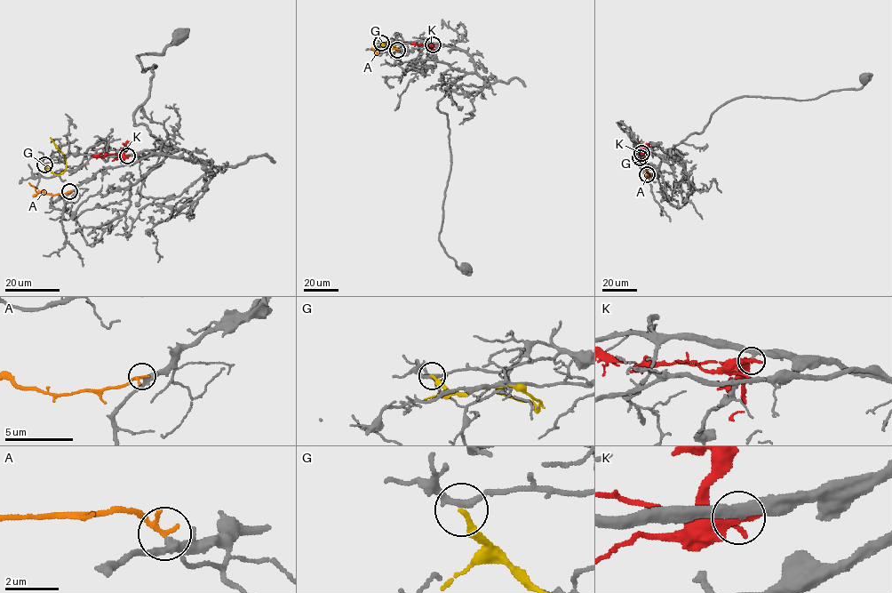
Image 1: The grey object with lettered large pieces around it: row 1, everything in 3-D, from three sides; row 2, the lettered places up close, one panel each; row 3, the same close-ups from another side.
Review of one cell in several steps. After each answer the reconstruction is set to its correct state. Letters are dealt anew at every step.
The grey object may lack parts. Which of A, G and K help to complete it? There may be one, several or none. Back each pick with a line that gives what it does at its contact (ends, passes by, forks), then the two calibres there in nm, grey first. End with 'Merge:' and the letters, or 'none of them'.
A: it ends | 300/220 nm
Merge: A

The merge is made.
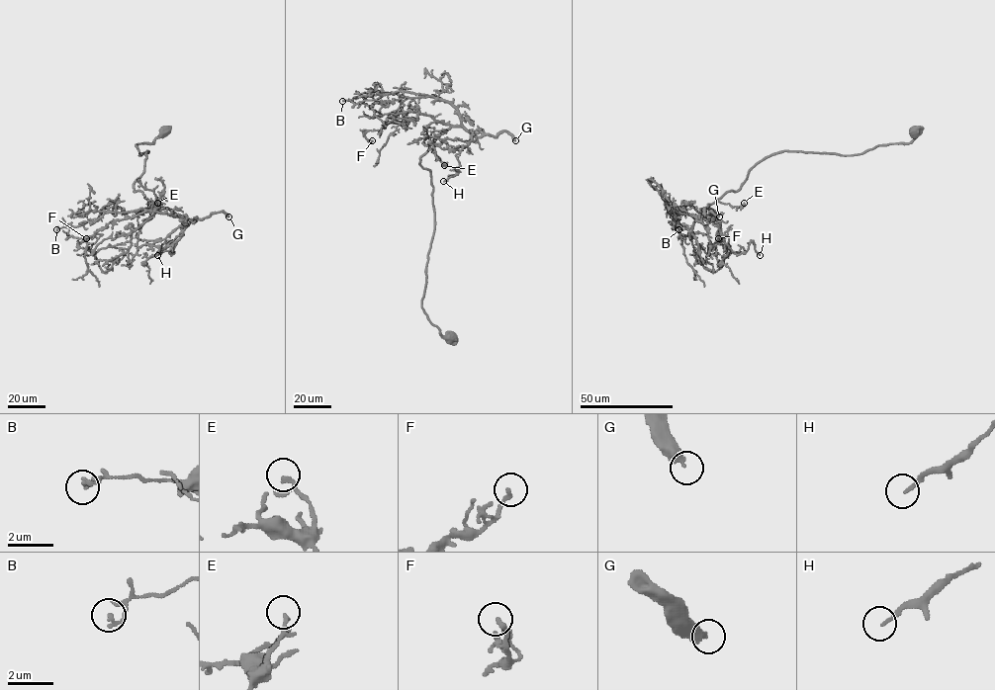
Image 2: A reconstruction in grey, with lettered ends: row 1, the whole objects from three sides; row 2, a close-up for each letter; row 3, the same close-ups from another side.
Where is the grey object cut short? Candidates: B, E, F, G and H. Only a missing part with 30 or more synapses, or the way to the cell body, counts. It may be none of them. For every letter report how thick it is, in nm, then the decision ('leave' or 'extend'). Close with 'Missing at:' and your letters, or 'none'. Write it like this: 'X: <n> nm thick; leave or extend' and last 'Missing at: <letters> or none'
B: 170 nm thick; leave
E: 110 nm thick; leave
F: 180 nm thick; leave
G: 400 nm thick; extend
H: 130 nm thick; leave
Missing at: G

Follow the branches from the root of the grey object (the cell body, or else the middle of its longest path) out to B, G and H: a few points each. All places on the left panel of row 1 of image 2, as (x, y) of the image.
B: (164, 131), (135, 145), (148, 151), (134, 188), (174, 216), (106, 212), (56, 229)
G: (164, 131), (153, 142), (135, 145), (139, 155), (148, 151), (134, 191), (188, 219), (221, 212), (228, 216)
H: (164, 131), (135, 145), (148, 151), (134, 191), (186, 215), (173, 253), (171, 240), (157, 255)

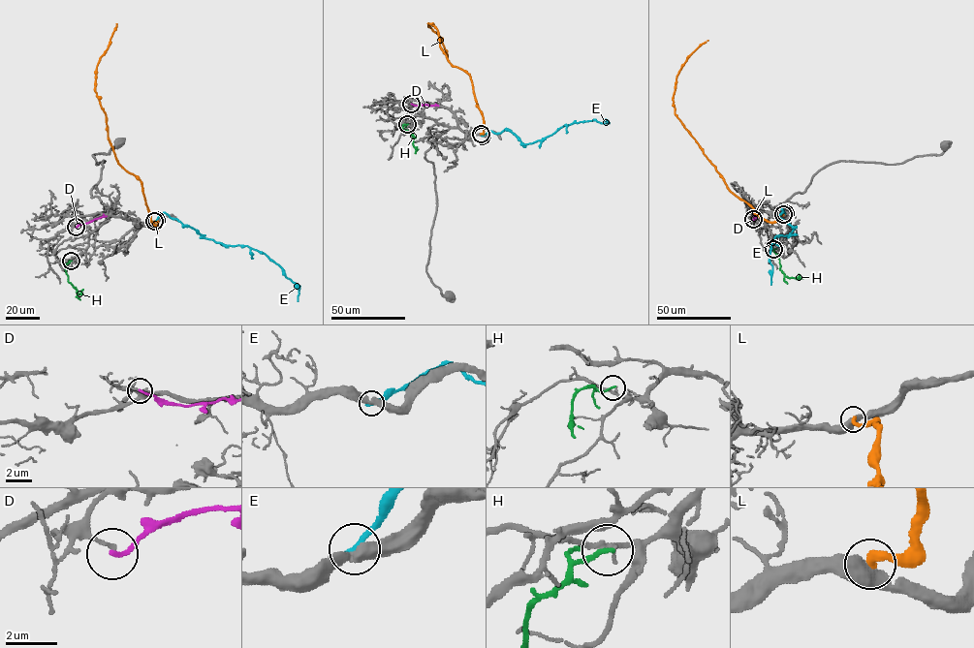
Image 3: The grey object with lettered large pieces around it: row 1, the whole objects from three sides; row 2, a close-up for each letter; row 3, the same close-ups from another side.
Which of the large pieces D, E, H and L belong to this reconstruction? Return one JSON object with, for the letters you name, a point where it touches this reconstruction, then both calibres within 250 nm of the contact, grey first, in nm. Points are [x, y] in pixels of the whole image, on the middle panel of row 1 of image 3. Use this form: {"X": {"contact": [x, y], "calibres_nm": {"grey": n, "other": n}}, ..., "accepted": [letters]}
{"accepted": []}

